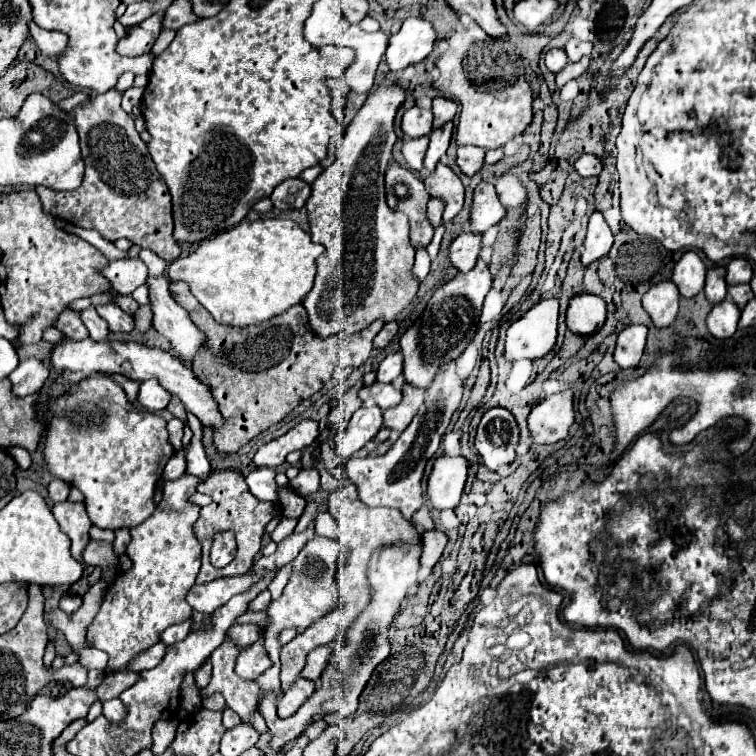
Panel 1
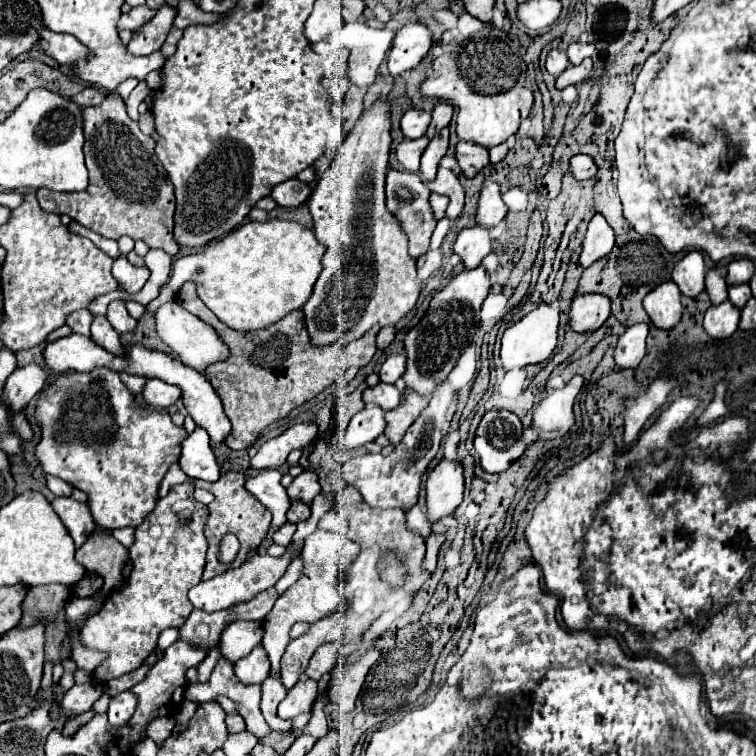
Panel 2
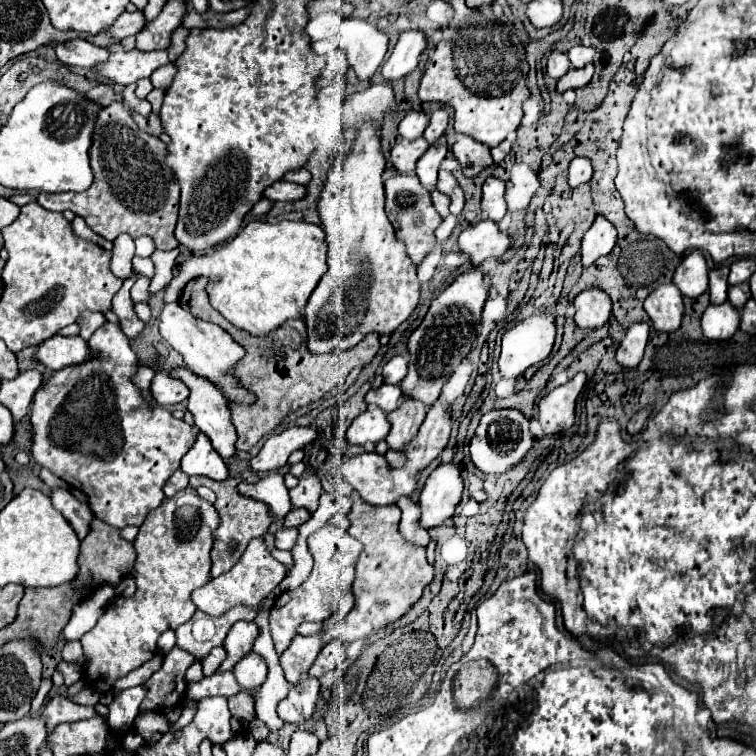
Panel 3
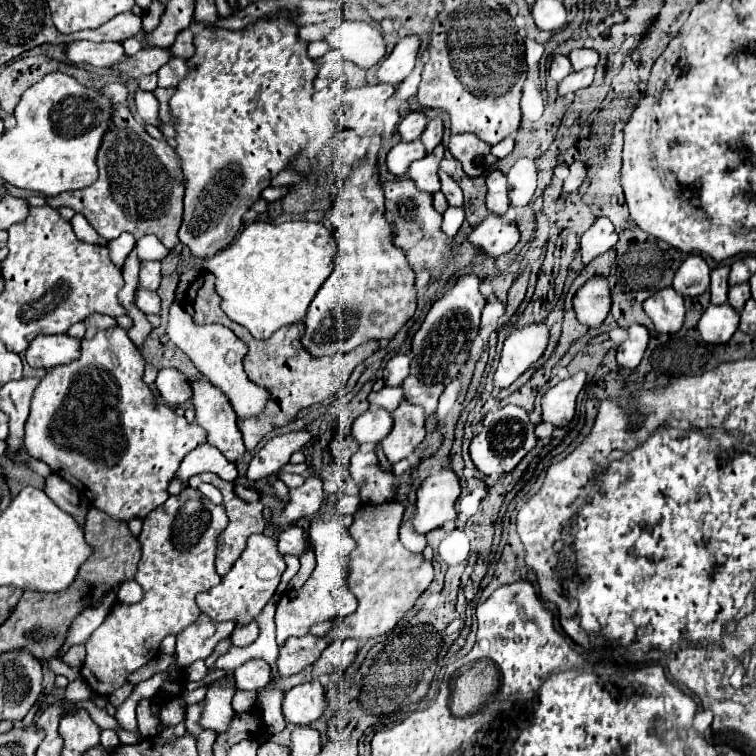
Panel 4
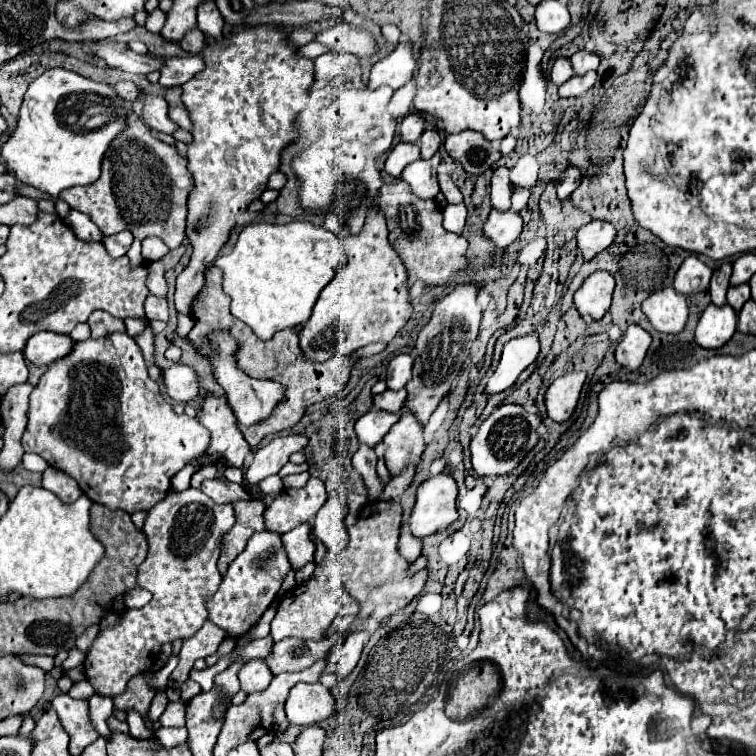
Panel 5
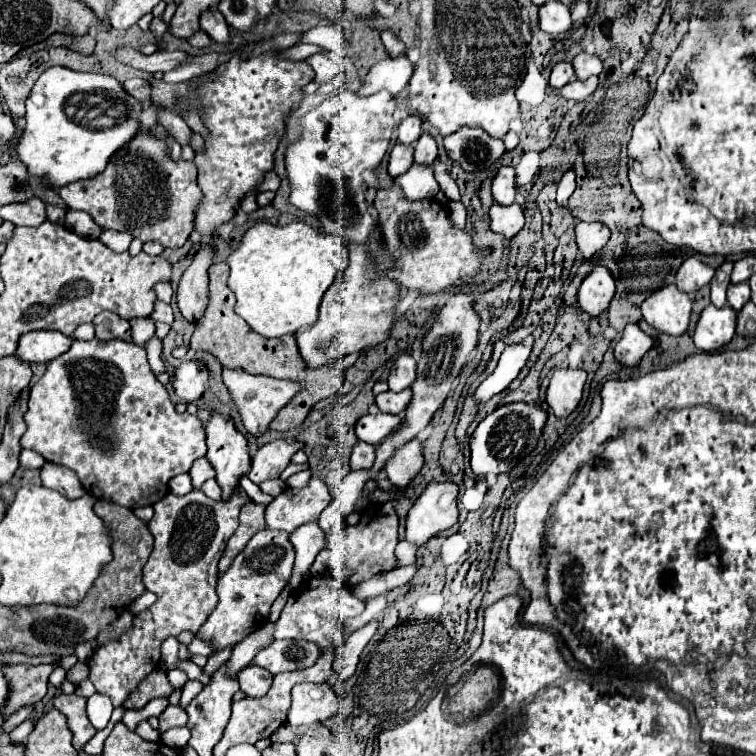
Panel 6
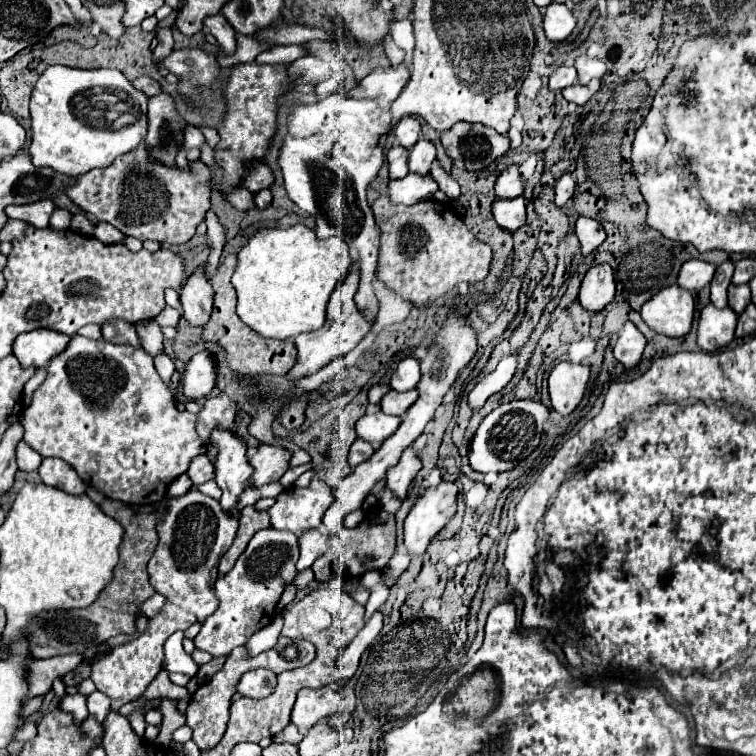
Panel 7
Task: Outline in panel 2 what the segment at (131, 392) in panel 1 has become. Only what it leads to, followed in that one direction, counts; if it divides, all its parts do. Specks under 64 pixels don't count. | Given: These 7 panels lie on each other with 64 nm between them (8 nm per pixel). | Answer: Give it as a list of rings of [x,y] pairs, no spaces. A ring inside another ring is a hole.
[[[124,372],[124,374],[122,374],[122,380],[124,380],[124,384],[132,390],[132,394],[136,394],[136,396],[142,392],[144,384],[148,382],[148,378],[146,378],[146,376],[130,376],[128,372]]]

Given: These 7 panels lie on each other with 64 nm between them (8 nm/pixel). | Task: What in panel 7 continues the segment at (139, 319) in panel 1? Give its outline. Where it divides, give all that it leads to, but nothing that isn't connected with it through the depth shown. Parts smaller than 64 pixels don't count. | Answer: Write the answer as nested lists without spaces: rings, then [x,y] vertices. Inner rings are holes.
[[[292,226],[286,230],[264,228],[256,232],[238,252],[238,266],[232,276],[232,284],[238,292],[238,316],[260,336],[274,340],[296,338],[302,332],[314,332],[322,328],[322,324],[326,324],[326,300],[330,300],[330,292],[334,292],[342,280],[338,254],[334,254],[338,250],[334,246],[338,246],[334,238],[320,240],[316,238],[314,230],[306,226]]]

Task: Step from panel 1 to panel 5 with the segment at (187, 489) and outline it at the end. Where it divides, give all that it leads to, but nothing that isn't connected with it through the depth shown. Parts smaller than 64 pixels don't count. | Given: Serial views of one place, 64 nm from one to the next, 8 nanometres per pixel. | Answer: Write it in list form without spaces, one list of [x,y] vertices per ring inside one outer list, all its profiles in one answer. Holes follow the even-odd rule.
[[[188,488],[186,492],[168,492],[166,500],[160,500],[158,504],[154,504],[154,508],[150,508],[146,524],[142,528],[148,538],[150,550],[148,550],[146,560],[138,568],[138,586],[150,590],[152,600],[140,610],[126,610],[122,614],[122,622],[98,634],[96,642],[86,654],[86,660],[84,660],[86,680],[94,686],[98,694],[108,696],[108,698],[116,698],[124,694],[130,678],[154,666],[154,662],[158,660],[160,646],[164,642],[194,636],[194,632],[202,628],[202,622],[208,620],[206,602],[214,596],[214,592],[220,586],[220,578],[222,578],[216,566],[218,556],[220,556],[222,536],[226,536],[226,532],[230,532],[232,526],[234,526],[232,504],[214,504],[202,490],[196,490],[196,488]]]

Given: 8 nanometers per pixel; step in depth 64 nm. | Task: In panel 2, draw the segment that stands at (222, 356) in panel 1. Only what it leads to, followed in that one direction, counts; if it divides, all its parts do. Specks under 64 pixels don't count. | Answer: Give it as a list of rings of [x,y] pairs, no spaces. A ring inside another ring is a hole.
[[[186,282],[180,288],[178,298],[188,312],[214,326],[222,340],[226,340],[226,344],[232,348],[232,358],[216,364],[210,372],[210,382],[220,392],[224,412],[232,422],[232,434],[226,440],[226,446],[232,450],[250,448],[264,428],[284,418],[290,410],[316,398],[350,366],[366,366],[376,352],[376,334],[380,330],[378,326],[370,328],[370,332],[352,344],[328,344],[324,348],[314,348],[308,342],[302,312],[290,312],[280,322],[262,332],[238,332],[222,324],[222,320],[218,320],[214,312],[202,304],[202,300],[198,300],[194,282]]]

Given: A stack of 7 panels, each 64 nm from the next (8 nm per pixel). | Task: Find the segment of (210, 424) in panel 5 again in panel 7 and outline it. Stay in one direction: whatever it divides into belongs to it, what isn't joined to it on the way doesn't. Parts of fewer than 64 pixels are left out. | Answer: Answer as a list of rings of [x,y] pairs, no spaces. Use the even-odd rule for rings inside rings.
[[[216,430],[212,434],[212,444],[218,446],[218,460],[216,460],[216,482],[222,488],[222,508],[226,508],[228,514],[234,514],[240,518],[238,498],[240,494],[250,486],[252,466],[246,458],[246,446],[242,438],[234,436],[228,430]]]

